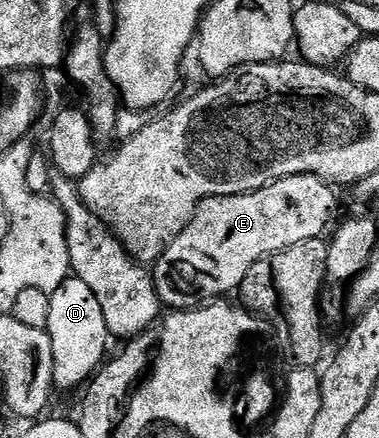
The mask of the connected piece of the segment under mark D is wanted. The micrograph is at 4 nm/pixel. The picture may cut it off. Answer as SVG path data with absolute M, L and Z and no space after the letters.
M69 277L50 297L52 309L49 312L49 324L47 334L52 340L53 354L53 378L55 387L61 391L70 390L78 385L81 387L105 361L106 348L110 333L107 328L107 321L104 320L104 312L101 311L100 302L96 299L96 294L92 292L88 284L76 277Z

